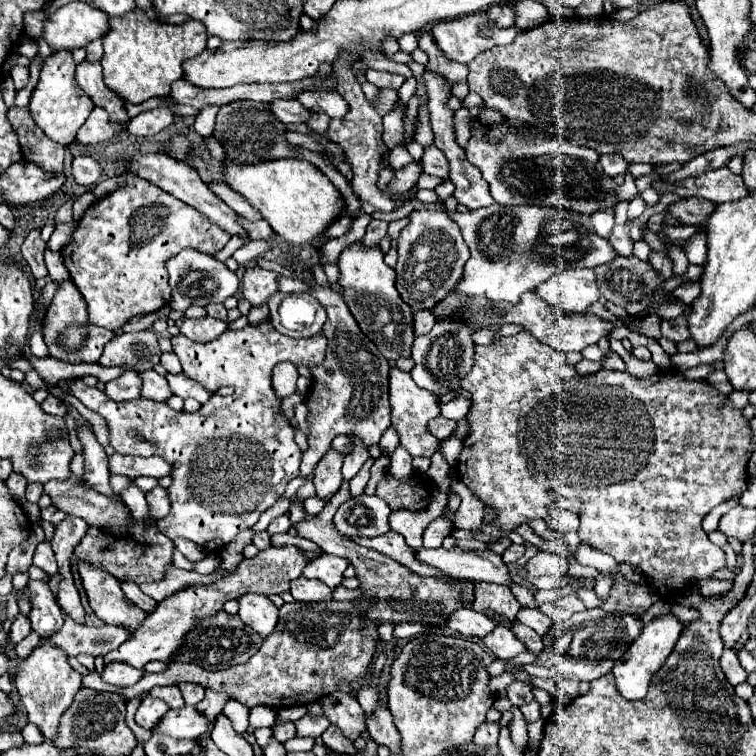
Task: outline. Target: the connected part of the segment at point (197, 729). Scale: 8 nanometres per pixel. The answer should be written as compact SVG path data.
M185 705L181 709L171 709L153 733L165 733L177 739L197 739L199 735L211 731L215 719L211 721L205 713L197 711L195 705Z

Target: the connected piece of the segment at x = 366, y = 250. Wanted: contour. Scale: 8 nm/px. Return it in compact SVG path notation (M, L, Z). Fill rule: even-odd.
M353 243L345 247L337 261L339 285L345 305L359 323L361 331L379 347L385 359L409 357L415 339L413 333L413 311L407 307L395 289L395 271L385 265L379 247L365 247L363 243Z

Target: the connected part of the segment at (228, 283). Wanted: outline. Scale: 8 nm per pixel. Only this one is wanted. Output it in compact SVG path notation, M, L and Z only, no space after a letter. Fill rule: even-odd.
M183 249L179 255L169 259L167 271L169 271L171 289L177 289L173 291L173 299L169 305L171 309L177 309L177 311L185 311L191 305L205 307L209 303L223 303L227 297L235 295L235 291L239 289L237 275L229 271L225 263L217 261L213 255L205 255L195 249Z

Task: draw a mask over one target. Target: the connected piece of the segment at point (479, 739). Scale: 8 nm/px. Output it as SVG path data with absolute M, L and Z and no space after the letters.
M499 721L495 723L481 723L481 727L477 727L473 741L481 747L491 747L497 745L497 737L499 737Z

